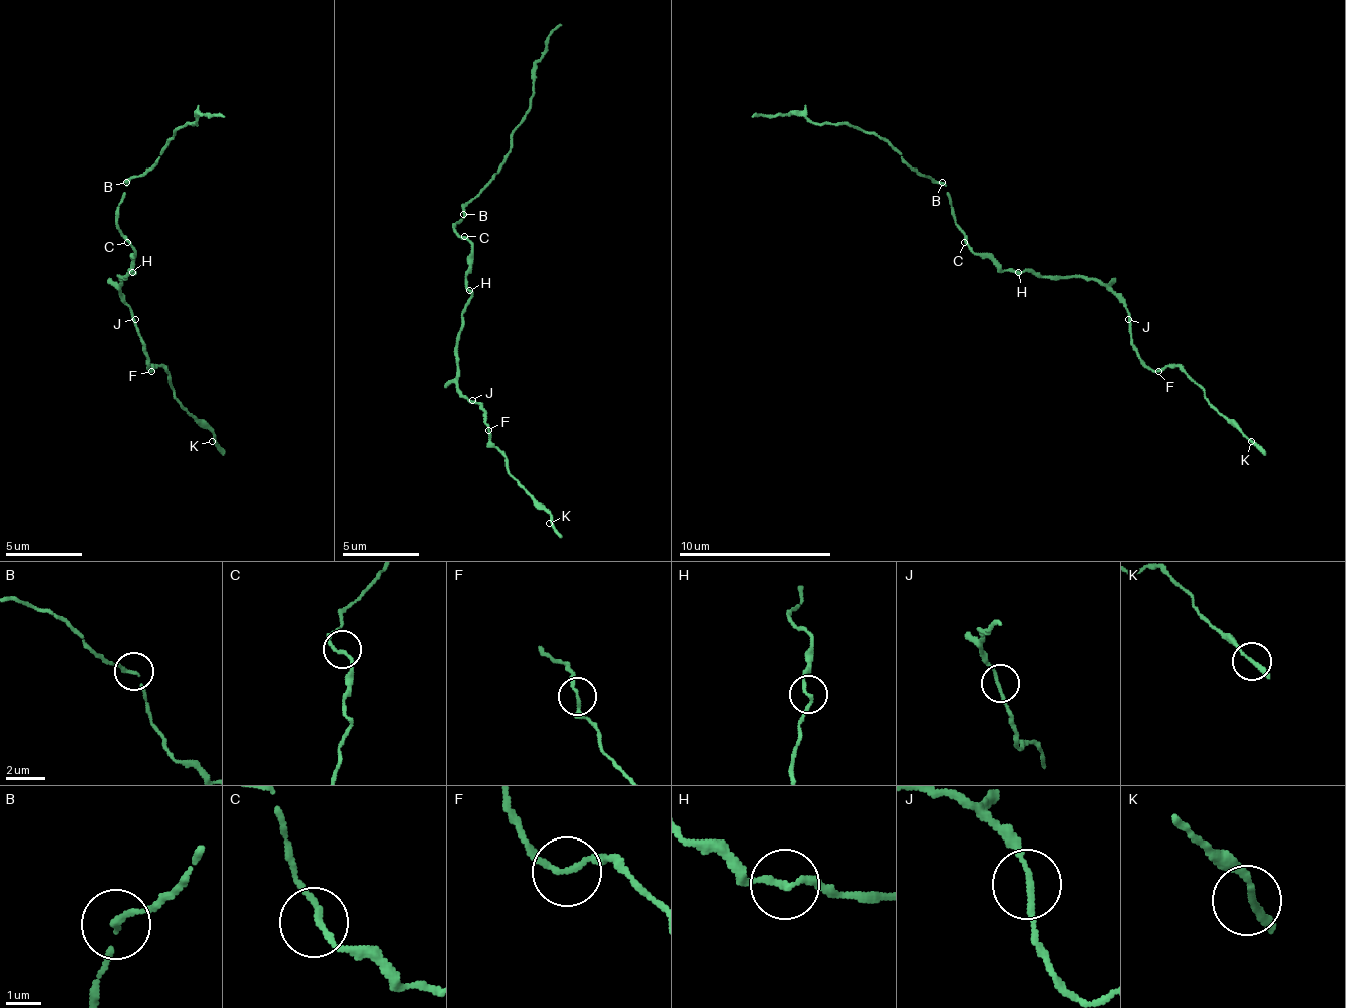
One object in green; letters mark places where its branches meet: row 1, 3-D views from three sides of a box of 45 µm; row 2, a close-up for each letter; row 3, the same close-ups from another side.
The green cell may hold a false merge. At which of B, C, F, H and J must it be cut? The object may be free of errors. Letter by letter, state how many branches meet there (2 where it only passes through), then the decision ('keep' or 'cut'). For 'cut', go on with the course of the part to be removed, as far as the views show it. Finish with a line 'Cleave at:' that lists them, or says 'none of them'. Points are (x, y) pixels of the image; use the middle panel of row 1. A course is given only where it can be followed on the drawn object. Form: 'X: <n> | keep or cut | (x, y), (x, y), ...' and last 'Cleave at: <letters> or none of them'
B: 2 | keep
C: 2 | keep
F: 2 | keep
H: 2 | keep
J: 2 | keep
Cleave at: none of them

